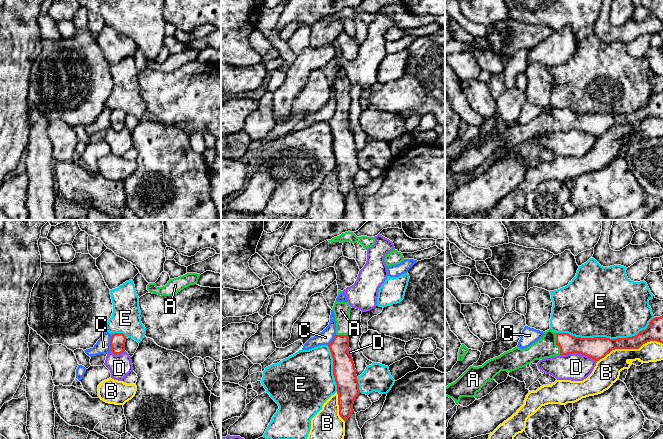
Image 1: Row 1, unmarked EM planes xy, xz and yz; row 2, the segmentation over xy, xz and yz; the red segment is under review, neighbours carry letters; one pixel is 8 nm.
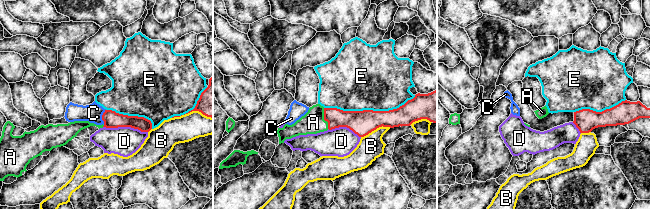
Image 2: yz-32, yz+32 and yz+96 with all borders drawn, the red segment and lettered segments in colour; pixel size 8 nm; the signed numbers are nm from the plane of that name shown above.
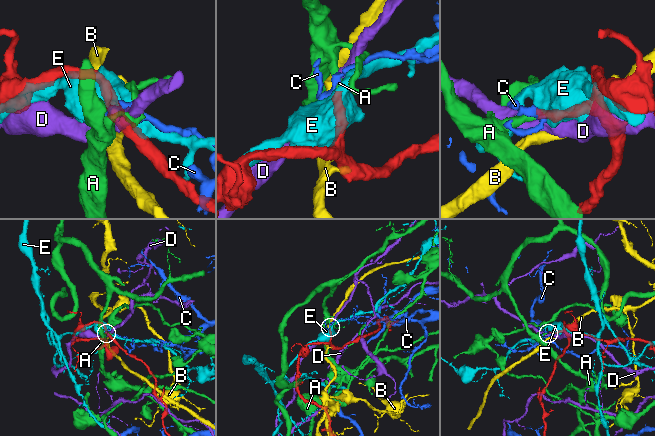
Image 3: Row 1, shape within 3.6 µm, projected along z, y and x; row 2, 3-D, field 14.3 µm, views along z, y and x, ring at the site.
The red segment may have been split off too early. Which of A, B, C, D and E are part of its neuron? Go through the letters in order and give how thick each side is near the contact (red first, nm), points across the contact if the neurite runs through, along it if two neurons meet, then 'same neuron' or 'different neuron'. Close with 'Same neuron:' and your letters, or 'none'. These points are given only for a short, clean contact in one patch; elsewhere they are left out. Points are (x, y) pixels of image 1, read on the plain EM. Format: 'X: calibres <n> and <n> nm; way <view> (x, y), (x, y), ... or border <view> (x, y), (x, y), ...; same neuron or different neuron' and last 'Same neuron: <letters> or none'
A: calibres 150 and 170 nm; way yz (568, 120), (556, 120), (546, 123); same neuron
B: calibres 180 and 200 nm; different neuron
C: calibres 120 and 120 nm; different neuron
D: calibres 180 and 220 nm; different neuron
E: calibres 180 and 480 nm; different neuron
Same neuron: A

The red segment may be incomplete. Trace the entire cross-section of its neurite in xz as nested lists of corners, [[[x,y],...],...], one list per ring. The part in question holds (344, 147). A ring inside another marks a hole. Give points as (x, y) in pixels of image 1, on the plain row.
[[[335,77],[332,86],[336,97],[336,111],[328,123],[333,134],[339,191],[346,198],[354,188],[353,180],[356,173],[361,169],[353,134],[349,129],[351,82],[348,78]]]

